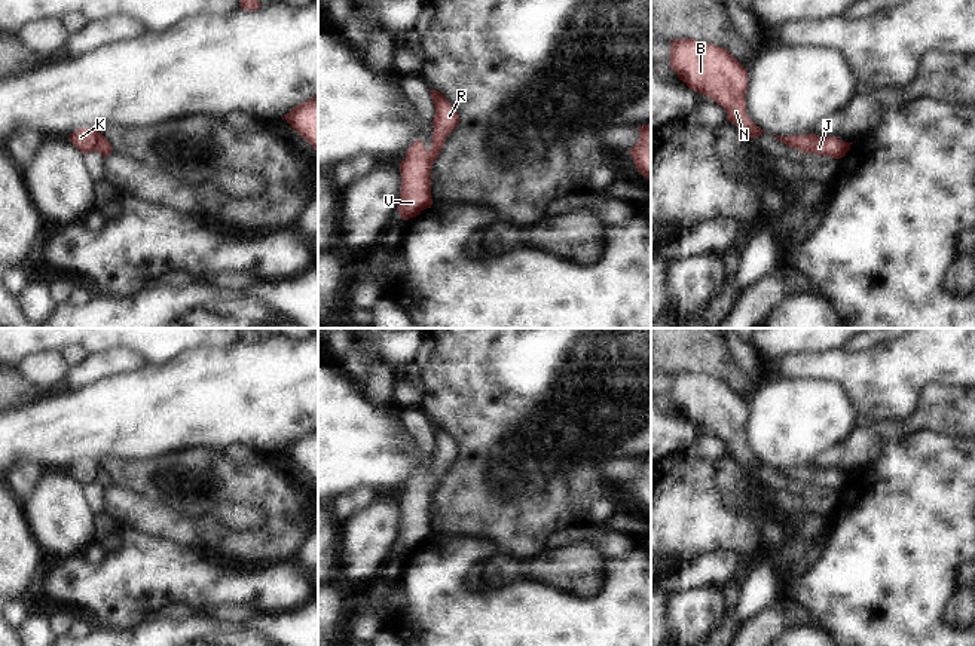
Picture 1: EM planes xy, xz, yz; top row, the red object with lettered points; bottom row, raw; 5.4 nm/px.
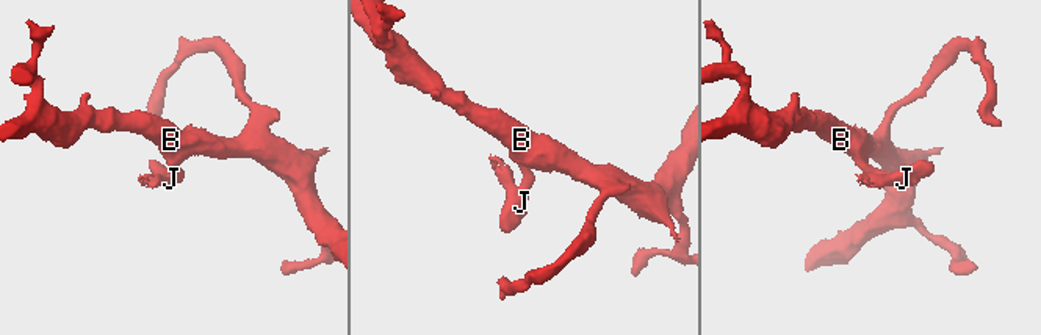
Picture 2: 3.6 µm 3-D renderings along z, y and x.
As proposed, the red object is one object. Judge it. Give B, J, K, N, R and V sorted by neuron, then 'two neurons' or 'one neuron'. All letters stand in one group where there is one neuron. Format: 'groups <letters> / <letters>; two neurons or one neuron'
groups B J N R / K V; two neurons

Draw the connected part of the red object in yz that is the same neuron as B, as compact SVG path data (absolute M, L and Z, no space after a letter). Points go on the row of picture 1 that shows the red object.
M679 39L670 42L670 68L679 80L697 94L712 98L727 111L731 122L748 138L758 138L764 131L757 126L746 113L745 94L748 89L748 68L745 68L725 48L696 39Z

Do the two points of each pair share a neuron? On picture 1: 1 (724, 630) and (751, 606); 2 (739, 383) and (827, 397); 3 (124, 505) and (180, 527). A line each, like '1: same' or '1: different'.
1: same
2: different
3: same

